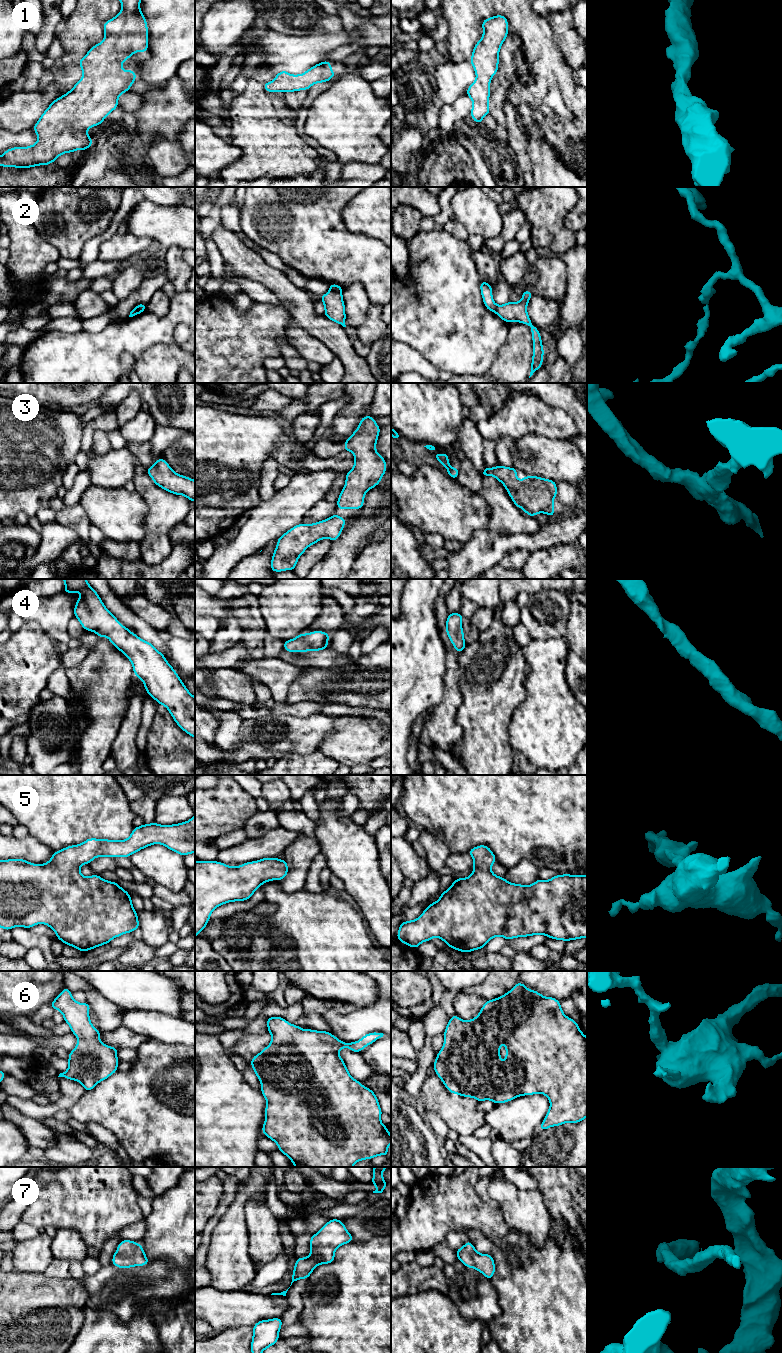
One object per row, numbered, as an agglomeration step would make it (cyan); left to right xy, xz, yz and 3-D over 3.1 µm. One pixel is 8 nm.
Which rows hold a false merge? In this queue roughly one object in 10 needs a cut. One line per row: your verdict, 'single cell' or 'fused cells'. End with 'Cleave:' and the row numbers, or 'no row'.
1: single cell
2: fused cells
3: single cell
4: single cell
5: single cell
6: single cell
7: single cell
Cleave: 2

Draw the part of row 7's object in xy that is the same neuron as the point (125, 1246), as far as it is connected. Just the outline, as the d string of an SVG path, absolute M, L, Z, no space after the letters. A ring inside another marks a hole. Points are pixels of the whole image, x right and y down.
M122 1240L112 1257L112 1264L117 1268L145 1266L148 1262L143 1247L131 1240Z

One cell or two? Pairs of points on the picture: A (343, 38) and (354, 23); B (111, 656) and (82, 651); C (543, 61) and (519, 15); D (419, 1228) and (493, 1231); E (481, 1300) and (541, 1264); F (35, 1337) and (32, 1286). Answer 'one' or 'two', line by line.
A: two
B: two
C: one
D: one
E: two
F: one

